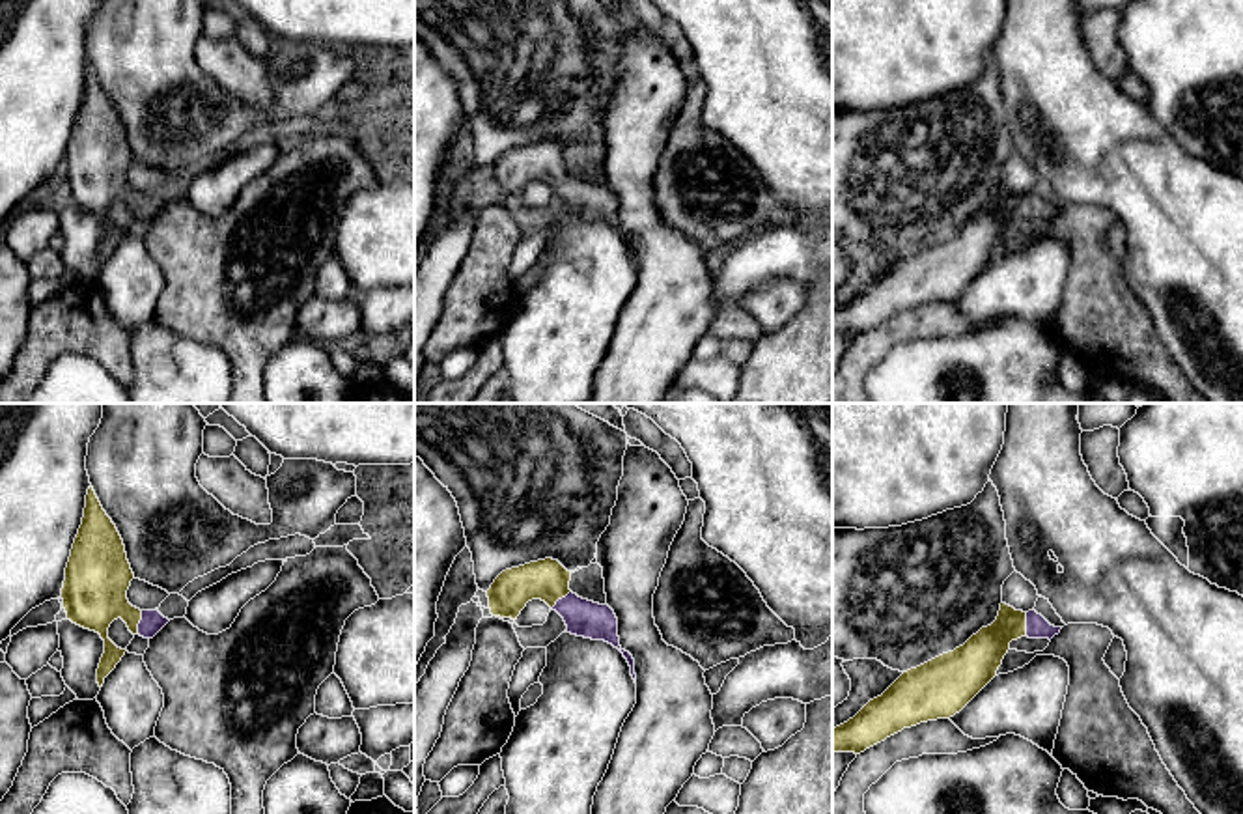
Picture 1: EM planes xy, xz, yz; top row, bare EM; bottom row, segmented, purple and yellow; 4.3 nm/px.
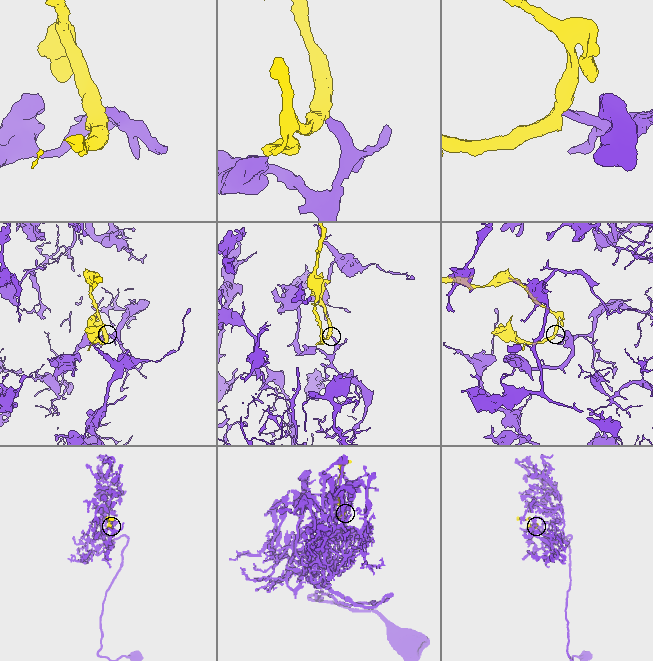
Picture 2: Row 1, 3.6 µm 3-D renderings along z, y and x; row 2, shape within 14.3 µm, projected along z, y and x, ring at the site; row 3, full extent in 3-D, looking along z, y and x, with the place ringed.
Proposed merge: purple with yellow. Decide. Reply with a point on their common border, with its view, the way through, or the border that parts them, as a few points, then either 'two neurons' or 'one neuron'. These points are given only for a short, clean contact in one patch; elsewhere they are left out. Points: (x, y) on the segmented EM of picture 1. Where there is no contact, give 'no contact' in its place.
meets purple in xy at (140, 622); runs through xy (152, 622), (140, 622), (96, 585); one neuron

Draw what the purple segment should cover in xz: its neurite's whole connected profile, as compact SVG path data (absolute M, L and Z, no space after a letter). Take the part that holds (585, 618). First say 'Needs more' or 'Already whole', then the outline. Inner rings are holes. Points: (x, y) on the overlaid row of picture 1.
Needs more. M552 558L506 569L487 590L491 614L517 620L528 601L541 599L564 618L567 633L605 640L618 648L627 659L636 683L635 659L620 646L614 610L608 605L579 597L569 590L569 581L571 571Z

